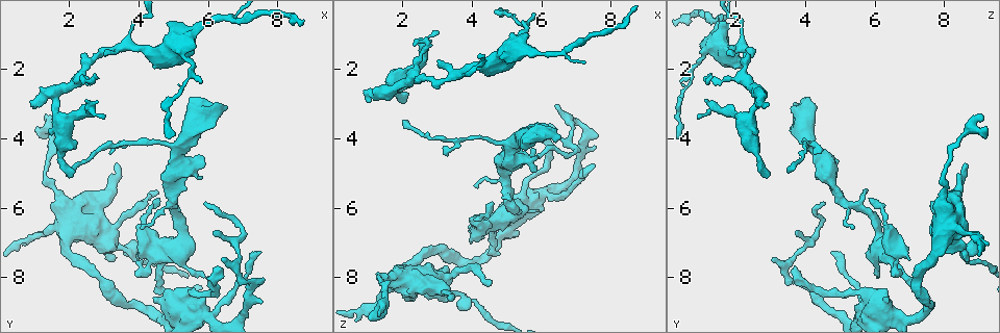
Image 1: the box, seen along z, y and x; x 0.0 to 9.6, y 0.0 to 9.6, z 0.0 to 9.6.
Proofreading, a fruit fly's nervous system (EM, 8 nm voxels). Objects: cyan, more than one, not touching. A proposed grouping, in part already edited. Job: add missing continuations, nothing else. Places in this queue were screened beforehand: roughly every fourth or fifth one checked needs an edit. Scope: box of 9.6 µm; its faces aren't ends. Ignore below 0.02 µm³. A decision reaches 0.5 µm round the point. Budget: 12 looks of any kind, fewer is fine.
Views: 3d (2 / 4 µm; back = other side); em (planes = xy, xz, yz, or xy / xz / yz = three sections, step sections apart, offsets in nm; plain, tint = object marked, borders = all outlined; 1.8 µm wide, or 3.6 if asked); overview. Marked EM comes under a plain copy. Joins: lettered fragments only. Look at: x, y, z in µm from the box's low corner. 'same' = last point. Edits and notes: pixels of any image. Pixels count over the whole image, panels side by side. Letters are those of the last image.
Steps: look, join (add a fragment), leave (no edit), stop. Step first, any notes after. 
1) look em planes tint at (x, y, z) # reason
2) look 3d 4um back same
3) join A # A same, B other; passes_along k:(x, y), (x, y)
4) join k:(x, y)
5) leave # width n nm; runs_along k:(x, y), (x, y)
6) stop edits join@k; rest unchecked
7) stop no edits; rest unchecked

look 3d 4um at (3.95, 7.50, 7.00) # thick end

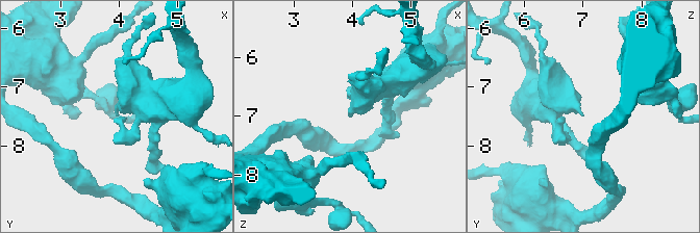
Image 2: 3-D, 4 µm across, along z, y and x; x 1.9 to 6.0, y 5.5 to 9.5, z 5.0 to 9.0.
look em planes borders at (3.95, 7.50, 6.95)

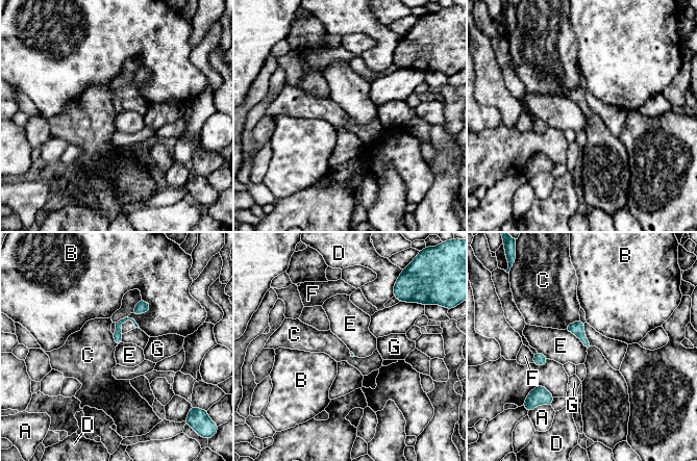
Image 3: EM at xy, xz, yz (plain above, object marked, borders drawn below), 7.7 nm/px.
leave # A other, B other, C other, D other, E other, F other, G other; none of them fits

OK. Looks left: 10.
look em planes borders at (3.20, 4.35, 4.25) # tapers out

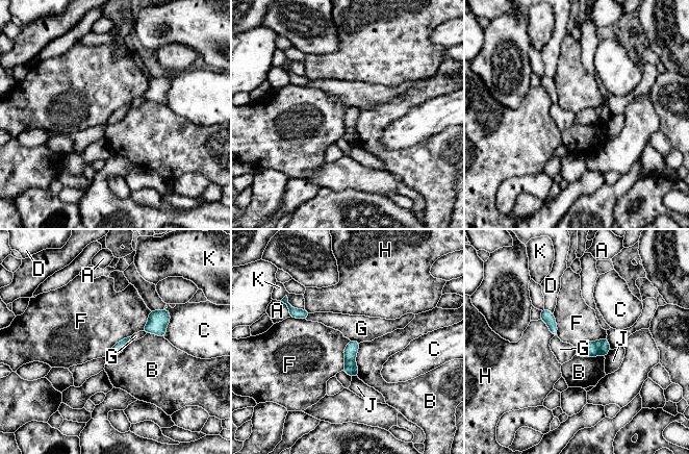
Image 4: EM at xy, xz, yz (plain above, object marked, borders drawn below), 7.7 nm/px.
leave # A other, B other, C other, D other, F other, G other, H other, J other, K other; border 4:(606, 337), (585, 341), (576, 347); none of them fits

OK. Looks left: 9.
look 3d 4um at (1.90, 6.85, 7.85)

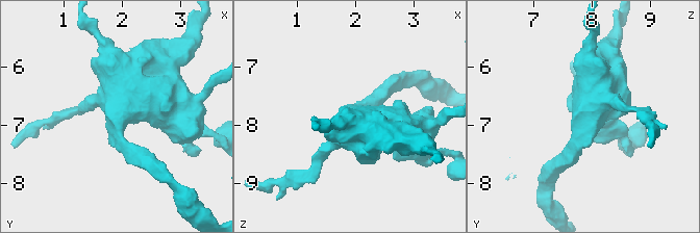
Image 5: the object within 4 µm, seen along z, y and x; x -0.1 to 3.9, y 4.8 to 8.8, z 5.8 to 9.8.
look em xy step 16 borders at (1.95, 6.85, 7.80)

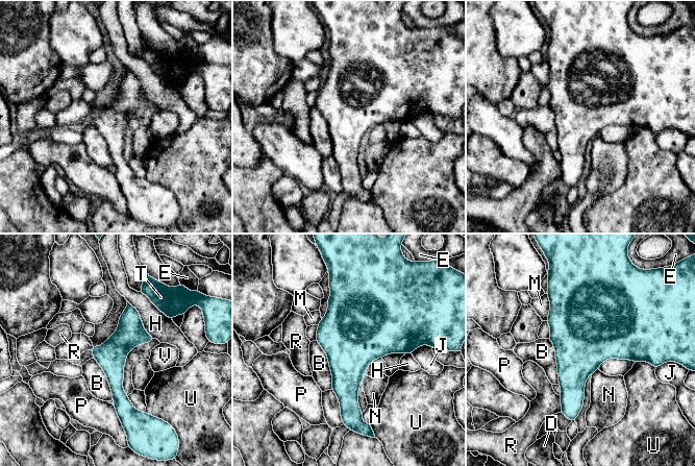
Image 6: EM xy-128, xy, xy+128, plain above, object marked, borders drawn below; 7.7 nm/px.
leave # width 240 nm; B other, D other, E other, H other, J other, M other, N other, P other, R other, T other, U other, V other; runs_along 6:(130, 308), (130, 333), (116, 348), (122, 411); none of them fits

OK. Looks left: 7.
look em planes borders at (5.80, 4.60, 4.90)

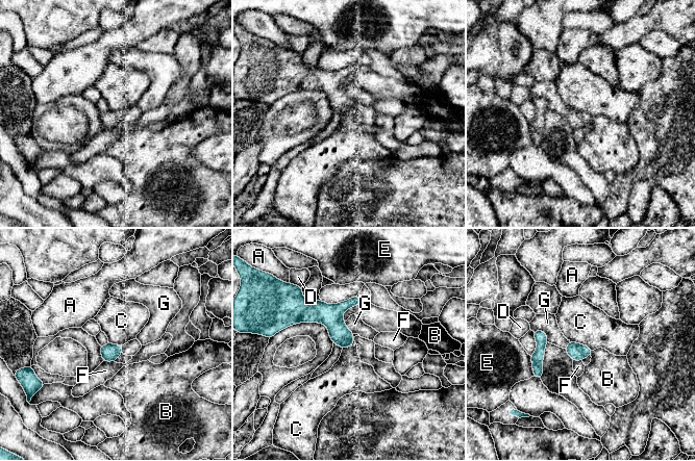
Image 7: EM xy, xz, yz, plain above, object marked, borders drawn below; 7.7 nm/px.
leave # A other, B other, C other, D other, E other, F other, G other; runs_along 7:(358, 301), (334, 312), (296, 312); none of them fits

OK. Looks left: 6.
look em xz step 8 tint at (2.30, 2.30, 1.35) # tapers out

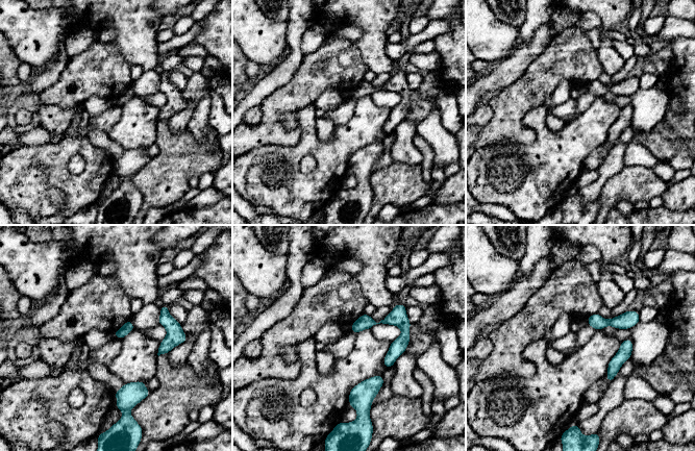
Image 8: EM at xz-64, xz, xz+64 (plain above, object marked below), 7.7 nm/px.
look em planes borders same # another direction

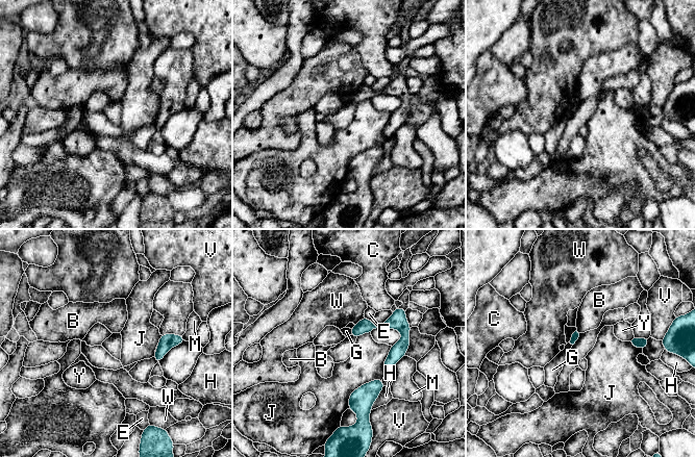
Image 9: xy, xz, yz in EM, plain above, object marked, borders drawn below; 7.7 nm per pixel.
leave # longest_contact J 360 nm; B other, C other, E other, G other, H other, J other, M other, V other, W other, Y other; none of them fits

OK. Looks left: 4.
stop no edits; rest unchecked

